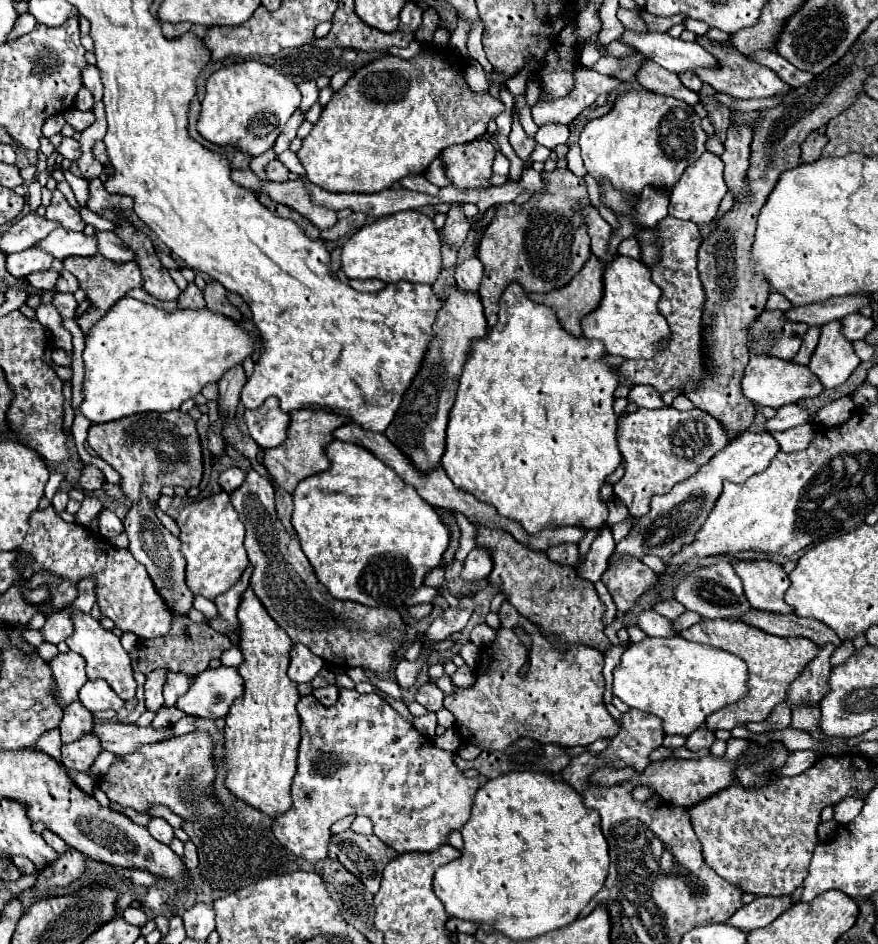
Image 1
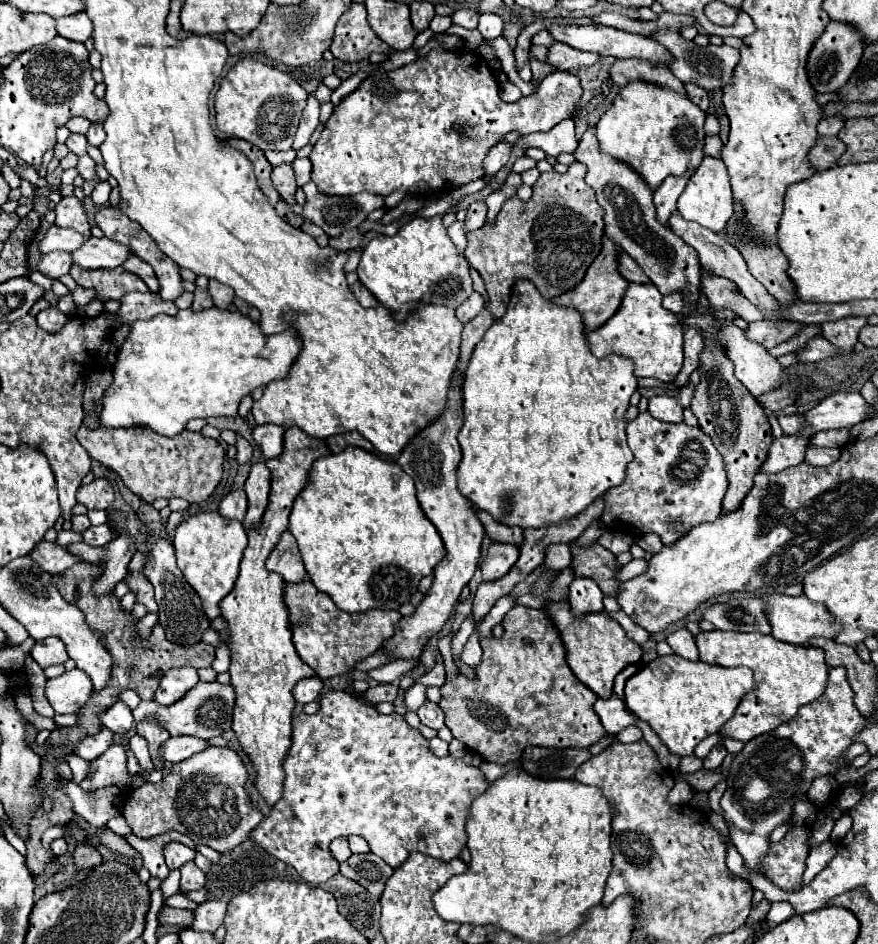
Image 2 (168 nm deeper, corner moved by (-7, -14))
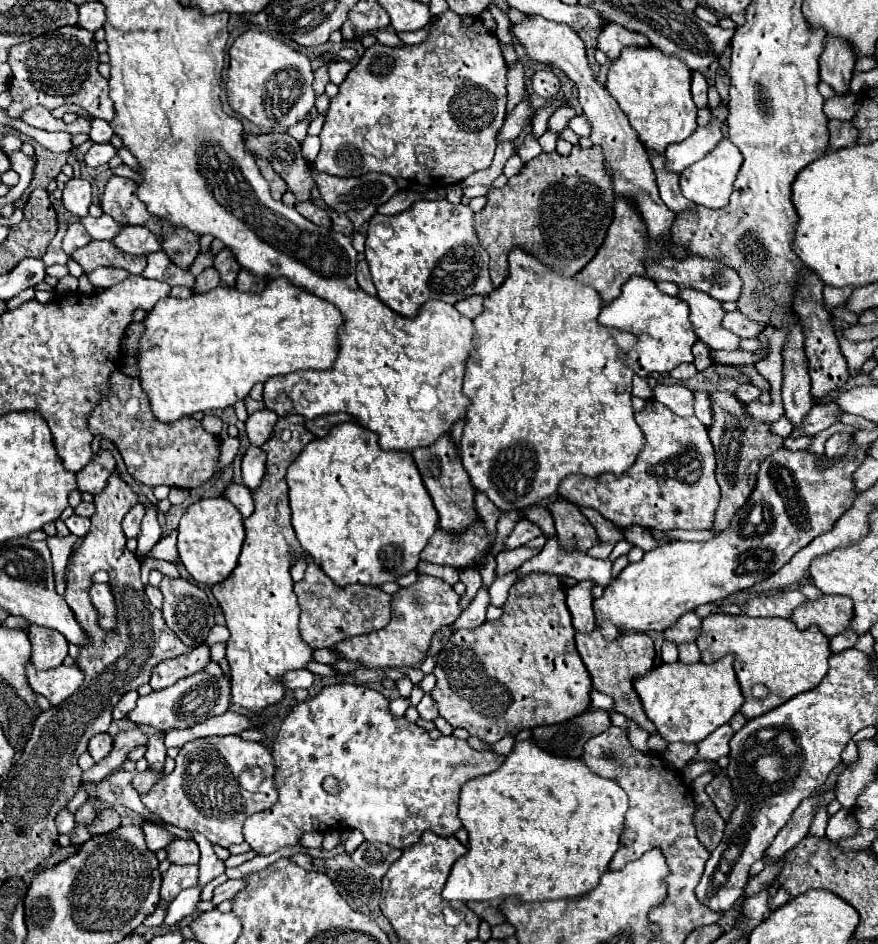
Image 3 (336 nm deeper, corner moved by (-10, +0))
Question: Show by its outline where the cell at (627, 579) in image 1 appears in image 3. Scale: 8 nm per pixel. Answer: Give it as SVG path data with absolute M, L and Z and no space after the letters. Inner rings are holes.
M555 501L549 505L549 511L555 519L557 539L563 549L573 549L579 553L587 553L593 545L601 543L595 527L587 521L587 517L573 503Z

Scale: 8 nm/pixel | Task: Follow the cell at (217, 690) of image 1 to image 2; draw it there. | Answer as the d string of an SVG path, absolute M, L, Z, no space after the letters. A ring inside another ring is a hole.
M200 681L194 685L178 703L174 705L158 705L156 701L142 700L142 703L132 711L134 721L154 721L162 725L170 737L178 735L192 735L200 739L212 739L222 735L232 727L232 709L234 709L234 689L230 685L220 685L220 683L204 683Z

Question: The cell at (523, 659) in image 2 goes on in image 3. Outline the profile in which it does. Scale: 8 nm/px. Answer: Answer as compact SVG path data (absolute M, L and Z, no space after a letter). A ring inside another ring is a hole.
M531 573L515 583L503 605L501 619L485 621L475 629L455 631L439 653L439 663L433 673L437 685L431 697L439 705L439 715L453 727L463 727L487 743L497 743L505 735L515 737L523 729L563 723L585 713L591 703L591 675L575 649L575 629L565 605L565 589L557 575Z

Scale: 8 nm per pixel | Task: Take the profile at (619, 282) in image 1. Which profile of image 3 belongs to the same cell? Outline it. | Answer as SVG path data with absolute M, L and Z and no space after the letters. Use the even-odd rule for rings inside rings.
M633 275L623 285L623 293L615 301L603 305L599 313L599 325L627 331L637 337L635 345L627 353L627 365L633 367L641 377L647 377L653 371L673 371L677 365L693 361L691 347L697 343L697 335L693 333L685 301L677 301L677 297L661 293L657 285L647 277Z

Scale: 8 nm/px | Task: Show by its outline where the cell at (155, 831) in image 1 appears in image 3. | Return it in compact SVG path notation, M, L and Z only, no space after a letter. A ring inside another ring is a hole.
M175 839L165 847L167 859L177 865L189 865L199 861L199 847L193 839Z

